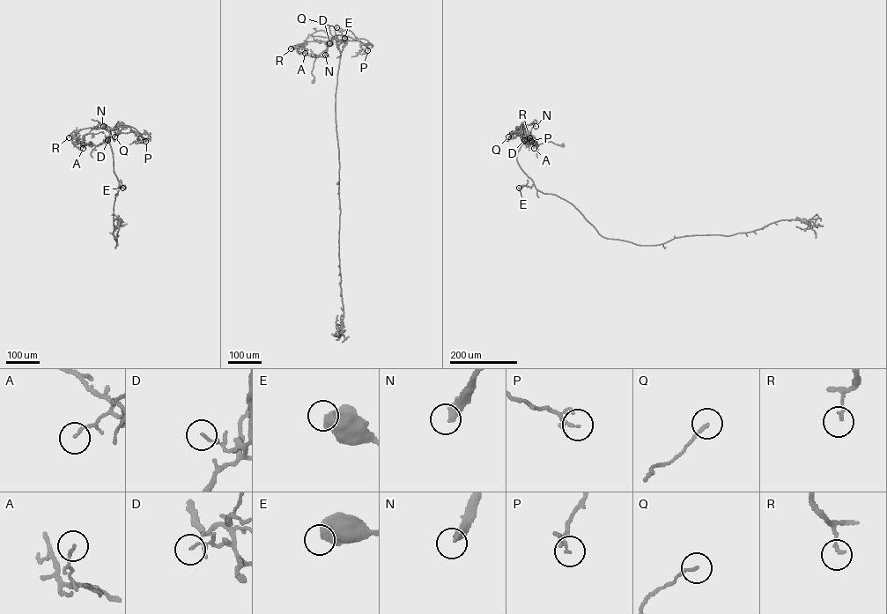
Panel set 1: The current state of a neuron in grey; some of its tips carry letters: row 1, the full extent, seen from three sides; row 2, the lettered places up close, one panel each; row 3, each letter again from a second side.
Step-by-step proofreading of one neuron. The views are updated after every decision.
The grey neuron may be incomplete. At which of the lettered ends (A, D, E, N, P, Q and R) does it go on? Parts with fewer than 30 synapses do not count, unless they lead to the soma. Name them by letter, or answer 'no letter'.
N

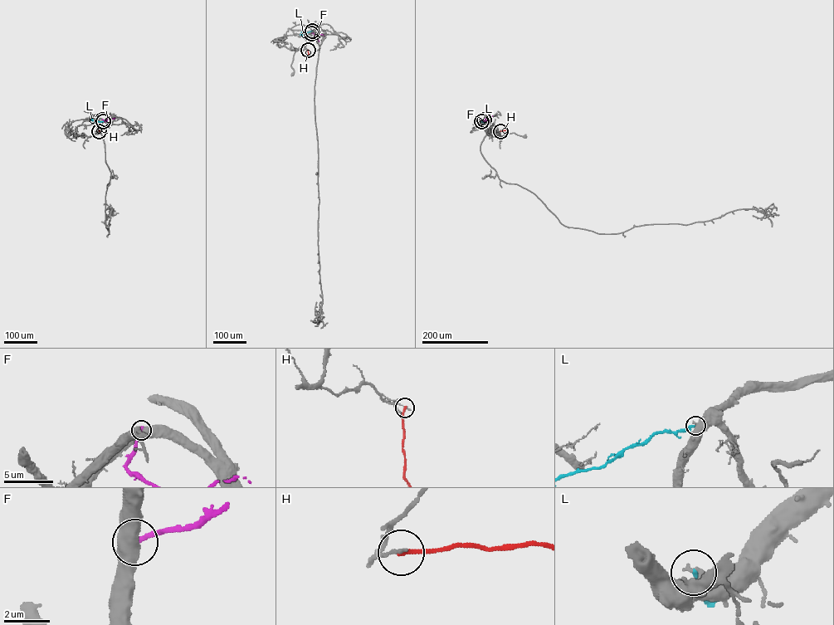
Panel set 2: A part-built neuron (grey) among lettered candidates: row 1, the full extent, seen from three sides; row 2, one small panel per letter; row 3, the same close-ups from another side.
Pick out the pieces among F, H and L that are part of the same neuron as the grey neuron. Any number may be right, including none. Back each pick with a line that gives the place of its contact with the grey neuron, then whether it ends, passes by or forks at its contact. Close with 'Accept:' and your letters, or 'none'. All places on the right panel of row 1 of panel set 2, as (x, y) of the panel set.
Accept: none

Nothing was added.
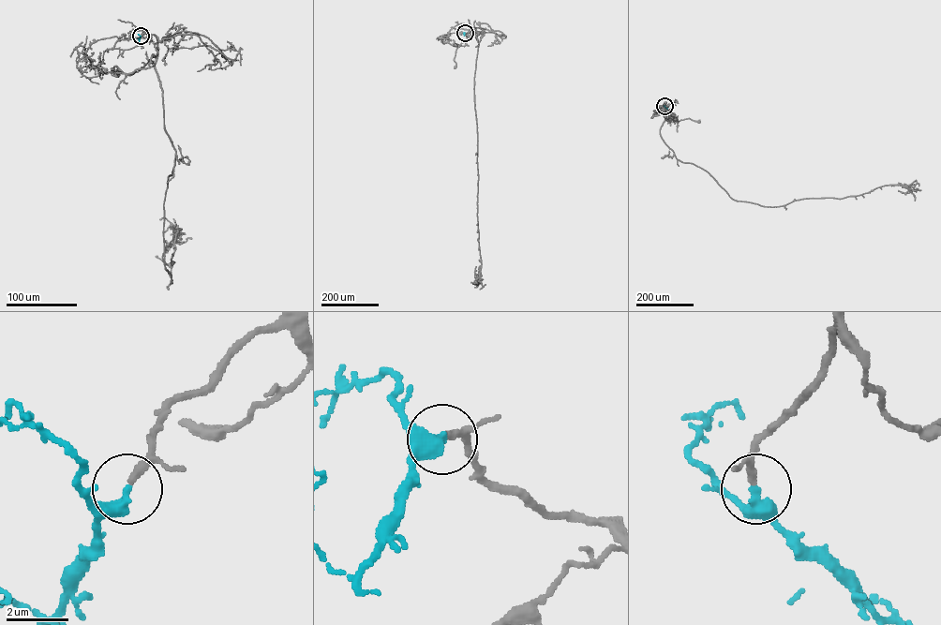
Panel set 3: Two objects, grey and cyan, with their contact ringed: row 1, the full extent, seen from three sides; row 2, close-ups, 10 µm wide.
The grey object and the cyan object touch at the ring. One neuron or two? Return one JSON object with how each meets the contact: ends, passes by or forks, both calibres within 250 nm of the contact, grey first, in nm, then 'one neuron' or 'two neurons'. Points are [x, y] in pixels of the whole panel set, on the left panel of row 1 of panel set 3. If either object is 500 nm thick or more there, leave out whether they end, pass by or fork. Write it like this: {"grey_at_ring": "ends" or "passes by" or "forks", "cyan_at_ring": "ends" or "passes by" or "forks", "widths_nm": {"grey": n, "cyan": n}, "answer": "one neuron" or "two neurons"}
{"grey_at_ring": "passes by", "cyan_at_ring": "ends", "widths_nm": {"grey": 180, "cyan": 440}, "answer": "one neuron"}

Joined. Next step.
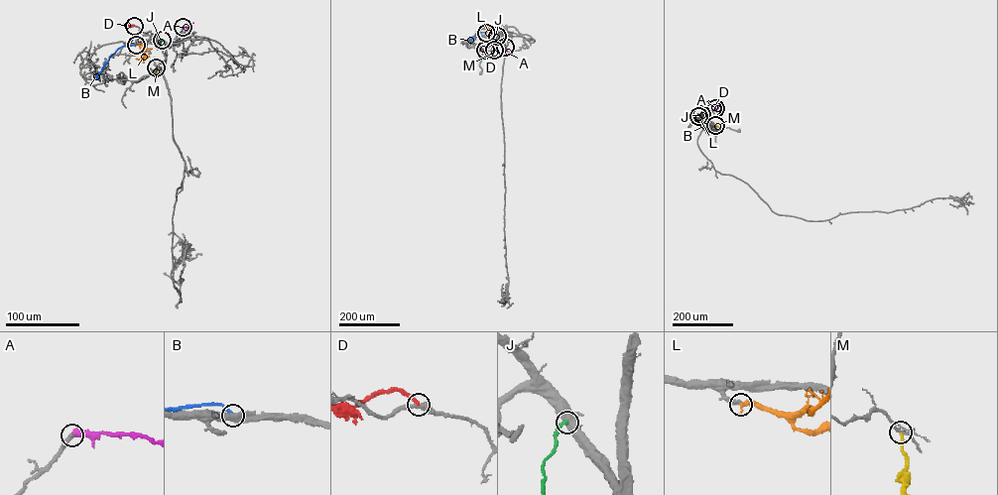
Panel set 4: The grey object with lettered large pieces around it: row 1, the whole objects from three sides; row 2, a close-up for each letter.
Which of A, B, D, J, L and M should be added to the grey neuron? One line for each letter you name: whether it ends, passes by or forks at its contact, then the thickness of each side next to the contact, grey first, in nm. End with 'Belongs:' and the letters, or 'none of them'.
A: It ends there. Thickness 320 nm (grey) against 500 nm
L: It passes by. Thickness 320 nm (grey) against 240 nm
Belongs: A, L

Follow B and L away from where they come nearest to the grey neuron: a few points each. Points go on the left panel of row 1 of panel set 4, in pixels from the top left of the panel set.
B: (136, 44), (121, 47), (109, 57), (96, 75), (99, 79)
L: (136, 45), (144, 55), (140, 59), (149, 56)

